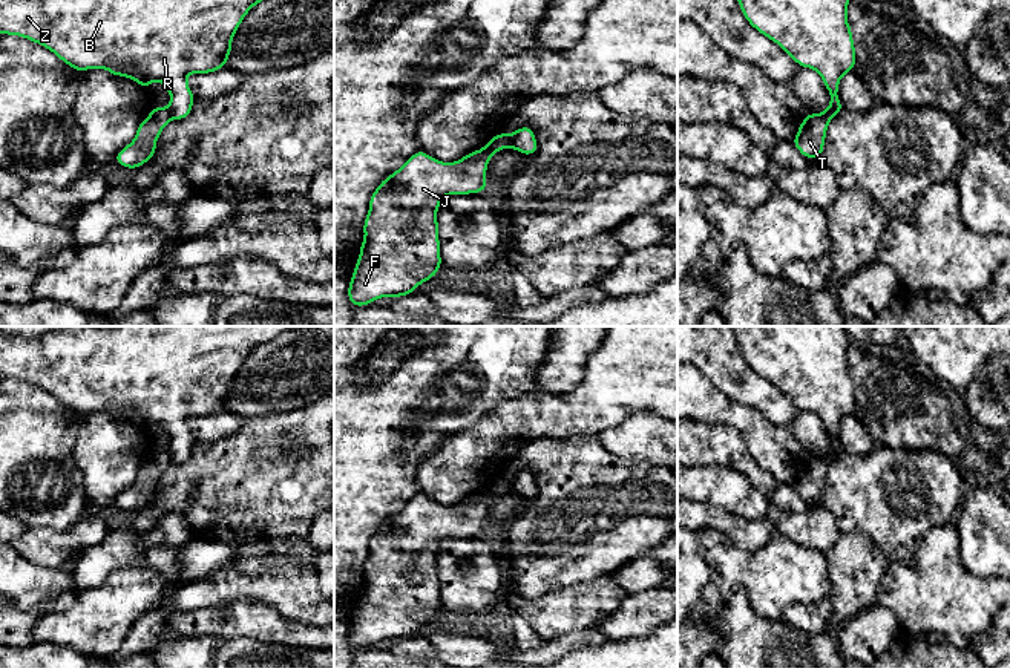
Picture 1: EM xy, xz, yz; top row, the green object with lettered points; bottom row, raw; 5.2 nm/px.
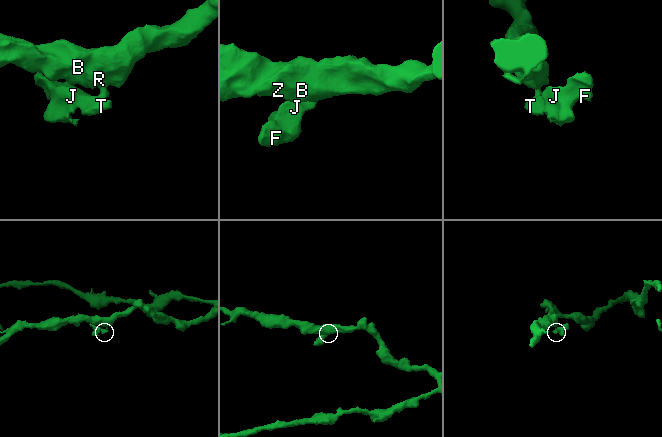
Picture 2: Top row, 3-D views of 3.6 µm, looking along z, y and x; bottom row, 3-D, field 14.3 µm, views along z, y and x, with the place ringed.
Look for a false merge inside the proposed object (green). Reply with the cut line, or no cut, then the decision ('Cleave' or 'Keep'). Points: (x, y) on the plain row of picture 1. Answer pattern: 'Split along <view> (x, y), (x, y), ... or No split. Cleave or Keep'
Split along xz (514, 477), (511, 489). Cleave

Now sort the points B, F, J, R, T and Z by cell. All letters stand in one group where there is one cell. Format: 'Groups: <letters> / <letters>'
Groups: B R Z / F J T

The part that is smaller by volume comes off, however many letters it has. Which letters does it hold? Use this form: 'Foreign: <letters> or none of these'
Foreign: F, J, T

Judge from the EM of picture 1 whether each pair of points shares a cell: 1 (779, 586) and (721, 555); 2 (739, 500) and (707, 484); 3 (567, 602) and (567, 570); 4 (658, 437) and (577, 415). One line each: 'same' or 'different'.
1: same
2: same
3: different
4: different

